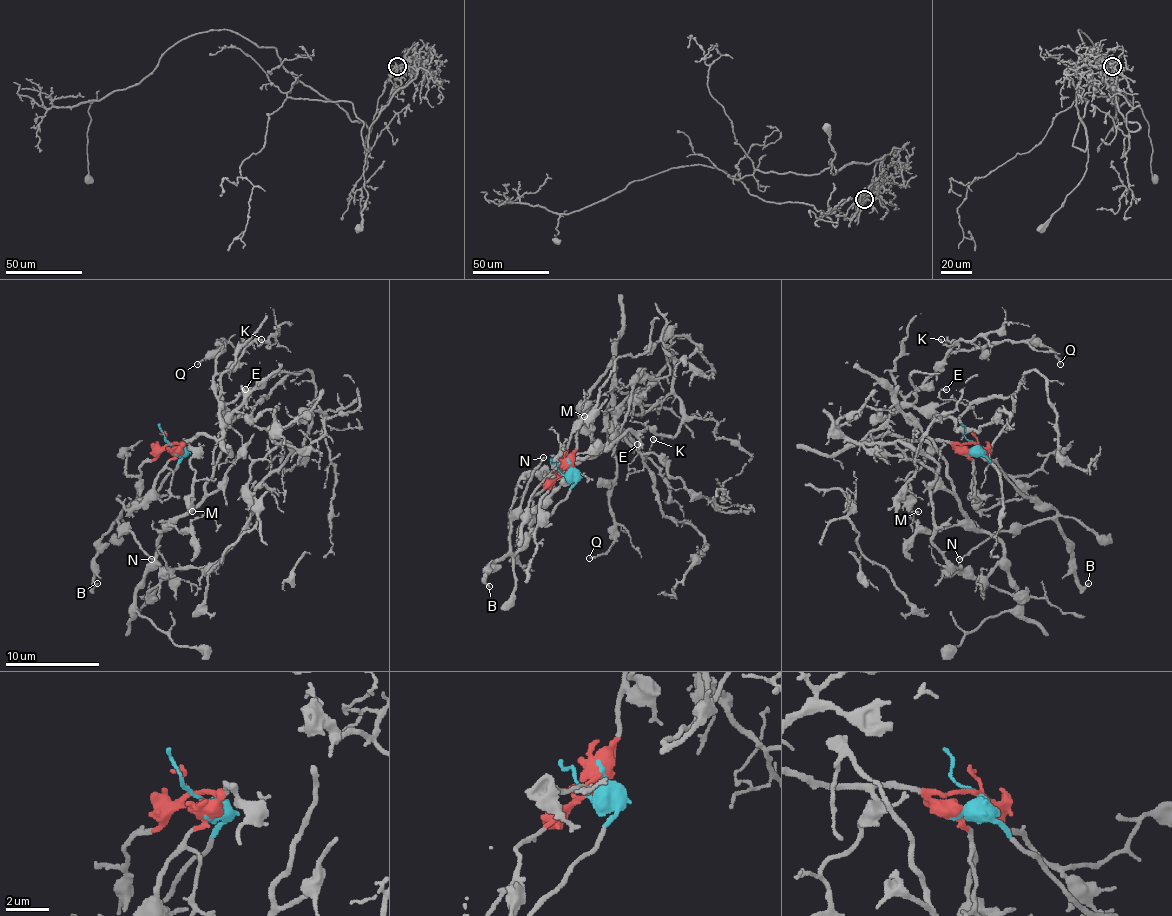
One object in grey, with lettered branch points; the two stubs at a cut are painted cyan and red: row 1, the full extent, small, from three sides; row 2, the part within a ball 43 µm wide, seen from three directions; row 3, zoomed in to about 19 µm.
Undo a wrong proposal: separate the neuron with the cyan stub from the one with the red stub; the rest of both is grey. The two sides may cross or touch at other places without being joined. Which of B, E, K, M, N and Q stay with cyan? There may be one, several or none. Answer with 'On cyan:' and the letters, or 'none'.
On cyan: B, N

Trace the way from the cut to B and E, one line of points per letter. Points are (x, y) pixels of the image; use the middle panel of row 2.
B: (563, 473), (572, 483), (570, 492), (513, 553), (501, 556), (487, 570), (485, 582), (489, 586)
E: (563, 473), (579, 405), (612, 363), (617, 429), (640, 454), (640, 471), (629, 464), (643, 438), (638, 445)

